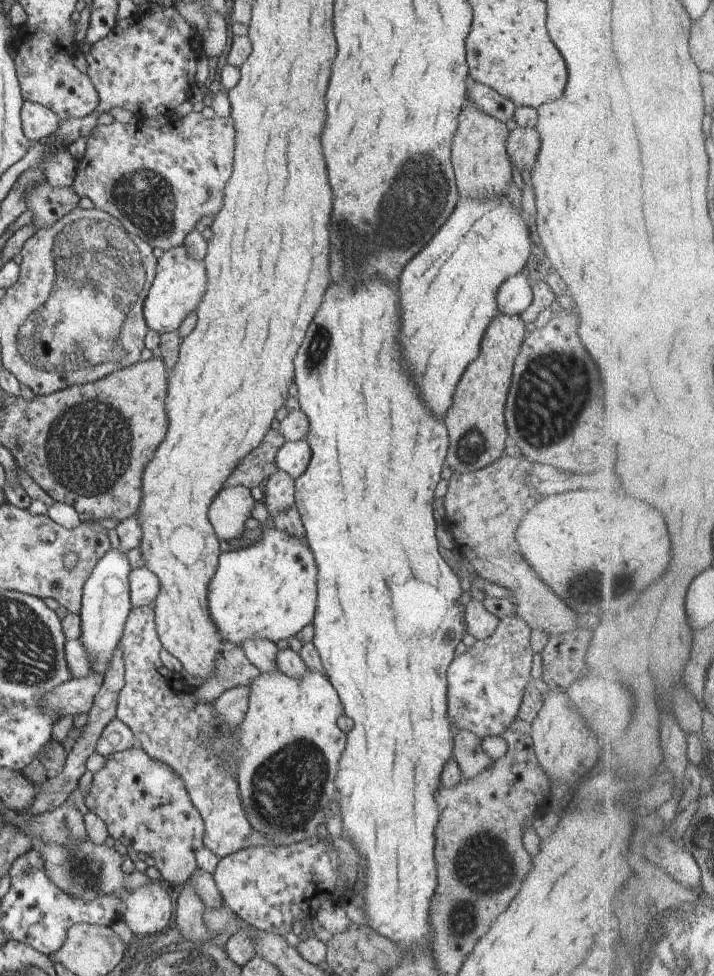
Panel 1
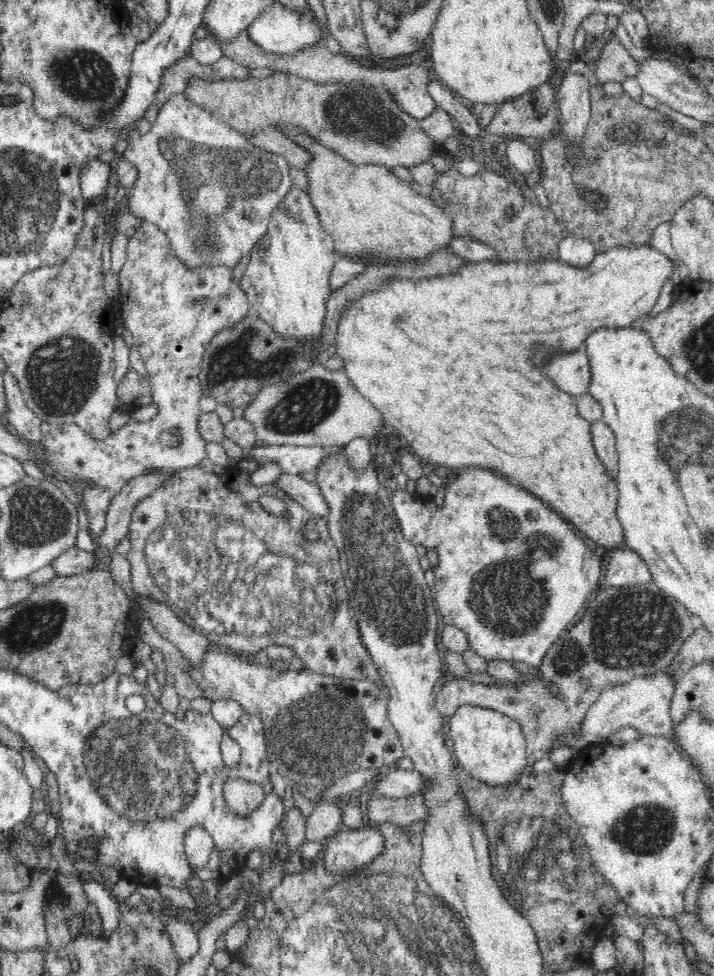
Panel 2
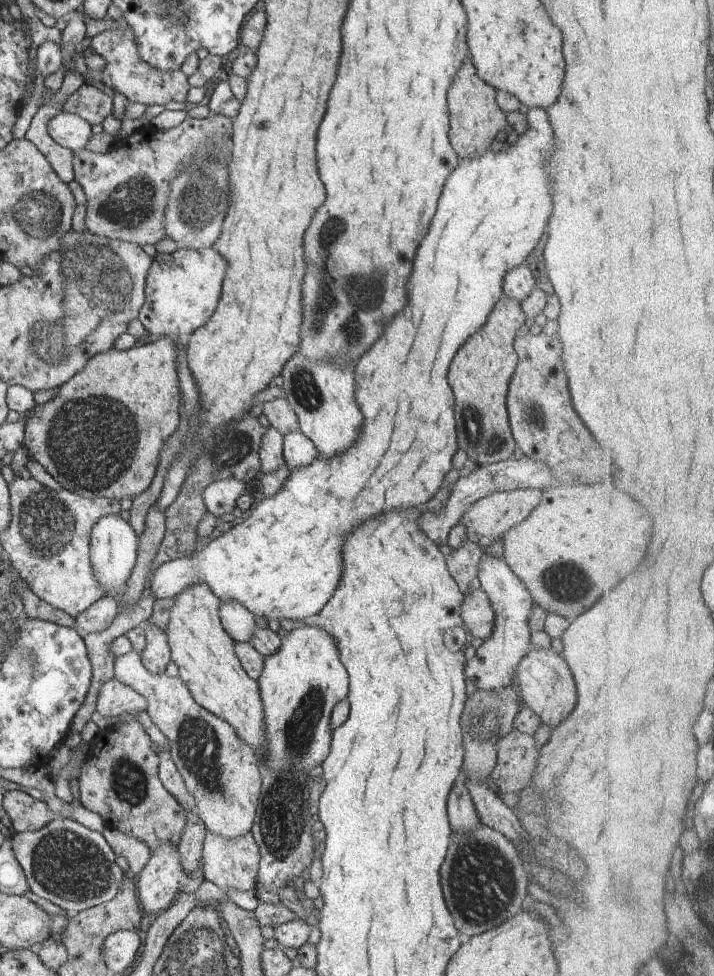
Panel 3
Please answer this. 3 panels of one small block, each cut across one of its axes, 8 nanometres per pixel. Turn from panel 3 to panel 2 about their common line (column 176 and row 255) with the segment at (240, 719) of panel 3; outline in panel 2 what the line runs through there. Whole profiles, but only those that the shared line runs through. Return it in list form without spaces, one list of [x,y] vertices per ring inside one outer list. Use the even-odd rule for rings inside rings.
[[[624,243],[622,246],[613,246],[606,251],[596,253],[594,258],[592,258],[592,262],[588,262],[586,266],[574,266],[572,264],[568,264],[567,262],[562,262],[559,259],[535,260],[526,263],[522,261],[509,261],[508,263],[504,263],[490,260],[480,260],[480,262],[466,261],[465,264],[462,264],[462,266],[458,266],[454,272],[450,272],[450,274],[438,274],[438,276],[432,276],[432,278],[420,278],[420,280],[414,280],[414,278],[390,276],[390,278],[386,278],[386,282],[382,282],[382,286],[380,286],[378,290],[372,290],[372,292],[364,292],[364,294],[360,294],[360,298],[354,298],[354,300],[348,300],[348,302],[346,302],[346,308],[340,312],[340,320],[338,320],[338,326],[336,326],[336,350],[333,352],[340,356],[342,359],[342,369],[348,375],[348,379],[350,379],[350,382],[352,382],[352,384],[356,387],[358,393],[361,396],[364,396],[364,398],[368,399],[369,402],[372,402],[372,405],[378,411],[380,411],[380,413],[382,413],[382,417],[384,417],[384,421],[386,421],[390,431],[392,431],[396,436],[403,436],[406,438],[408,443],[410,443],[409,450],[411,450],[419,459],[421,459],[423,463],[437,463],[438,465],[443,465],[449,469],[456,469],[459,471],[465,470],[468,467],[490,469],[513,483],[518,482],[518,484],[520,484],[520,486],[524,486],[528,492],[532,492],[534,496],[538,496],[540,500],[544,500],[544,502],[546,502],[546,504],[549,505],[552,510],[555,510],[566,521],[570,522],[573,528],[582,536],[582,538],[590,538],[594,544],[598,544],[598,546],[607,550],[612,550],[612,548],[628,548],[625,544],[624,530],[621,528],[620,521],[618,520],[616,514],[616,504],[619,494],[617,480],[613,480],[613,478],[611,478],[606,473],[605,467],[602,465],[600,458],[597,456],[596,451],[594,450],[593,441],[591,438],[591,424],[588,423],[585,418],[579,416],[577,410],[577,398],[571,396],[570,394],[564,393],[564,391],[558,389],[557,386],[554,385],[552,381],[550,381],[550,379],[546,379],[544,373],[540,371],[540,364],[546,360],[546,356],[550,356],[550,352],[552,352],[554,348],[559,348],[559,350],[570,352],[570,350],[576,350],[576,348],[583,346],[584,340],[586,340],[586,336],[588,336],[592,330],[596,330],[596,328],[628,327],[637,318],[647,315],[648,312],[654,308],[656,302],[658,302],[658,296],[660,296],[664,284],[666,284],[668,280],[671,280],[674,268],[678,266],[679,262],[680,260],[678,258],[671,259],[664,253],[658,251],[658,249],[652,245],[648,245],[648,243]]]

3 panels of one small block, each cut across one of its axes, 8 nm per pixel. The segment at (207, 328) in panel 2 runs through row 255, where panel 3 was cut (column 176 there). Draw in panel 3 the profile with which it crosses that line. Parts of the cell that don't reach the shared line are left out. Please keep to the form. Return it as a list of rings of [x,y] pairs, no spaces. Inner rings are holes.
[[[209,113],[202,119],[187,116],[181,124],[169,130],[157,130],[153,125],[147,124],[127,138],[114,140],[111,149],[103,154],[84,149],[73,152],[71,164],[73,180],[81,186],[86,200],[85,229],[103,238],[117,239],[140,246],[154,245],[156,241],[166,238],[166,233],[163,232],[163,216],[166,215],[170,182],[175,180],[179,172],[183,172],[183,168],[191,166],[191,160],[195,160],[195,155],[211,152],[210,146],[213,144],[209,140],[213,140],[213,136],[221,136],[221,115]]]

